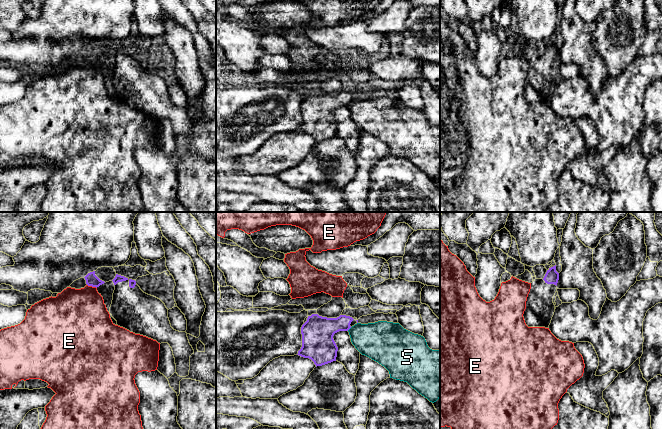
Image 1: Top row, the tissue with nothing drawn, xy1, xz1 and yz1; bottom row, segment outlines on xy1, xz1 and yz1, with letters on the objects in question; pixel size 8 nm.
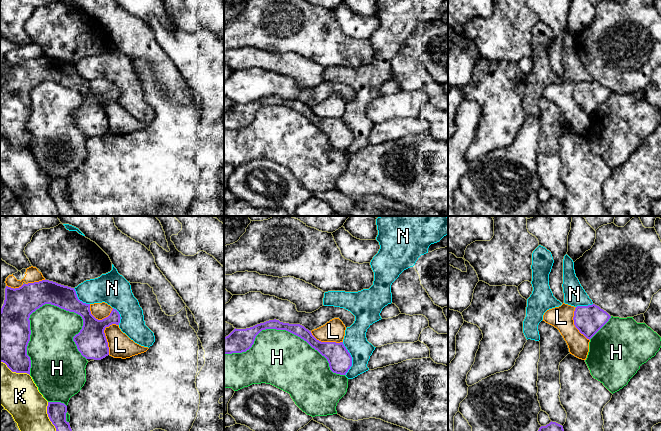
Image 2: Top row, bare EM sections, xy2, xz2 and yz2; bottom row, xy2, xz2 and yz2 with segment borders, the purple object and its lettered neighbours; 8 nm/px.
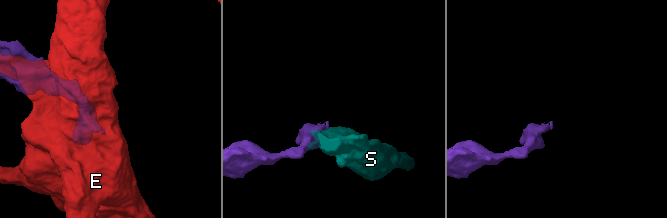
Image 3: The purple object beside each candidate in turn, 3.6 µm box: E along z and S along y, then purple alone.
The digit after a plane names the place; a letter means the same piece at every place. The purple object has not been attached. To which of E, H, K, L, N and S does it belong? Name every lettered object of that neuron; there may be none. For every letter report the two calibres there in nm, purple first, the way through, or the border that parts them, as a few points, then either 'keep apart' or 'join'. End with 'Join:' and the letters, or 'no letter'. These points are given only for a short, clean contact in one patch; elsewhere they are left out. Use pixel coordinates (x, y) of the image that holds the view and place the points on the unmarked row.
E: 100 nm thick on the purple side, 420 nm on the other; border along xy1 (87, 60), (96, 64); keep apart
H: 400 nm thick on the purple side, 360 nm on the other; keep apart
K: 150 nm thick on the purple side, 300 nm on the other; keep apart
L: 240 nm thick on the purple side, 190 nm on the other; keep apart
N: 190 nm thick on the purple side, 190 nm on the other; keep apart
S: 240 nm thick on the purple side, 300 nm on the other; border along xz1 (351, 103), (347, 106); keep apart
Join: no letter

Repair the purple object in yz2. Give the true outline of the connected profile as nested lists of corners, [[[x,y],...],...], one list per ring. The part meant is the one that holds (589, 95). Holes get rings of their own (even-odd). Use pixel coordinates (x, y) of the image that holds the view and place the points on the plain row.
[[[577,82],[574,87],[574,101],[587,115],[591,115],[611,94],[599,82]]]

